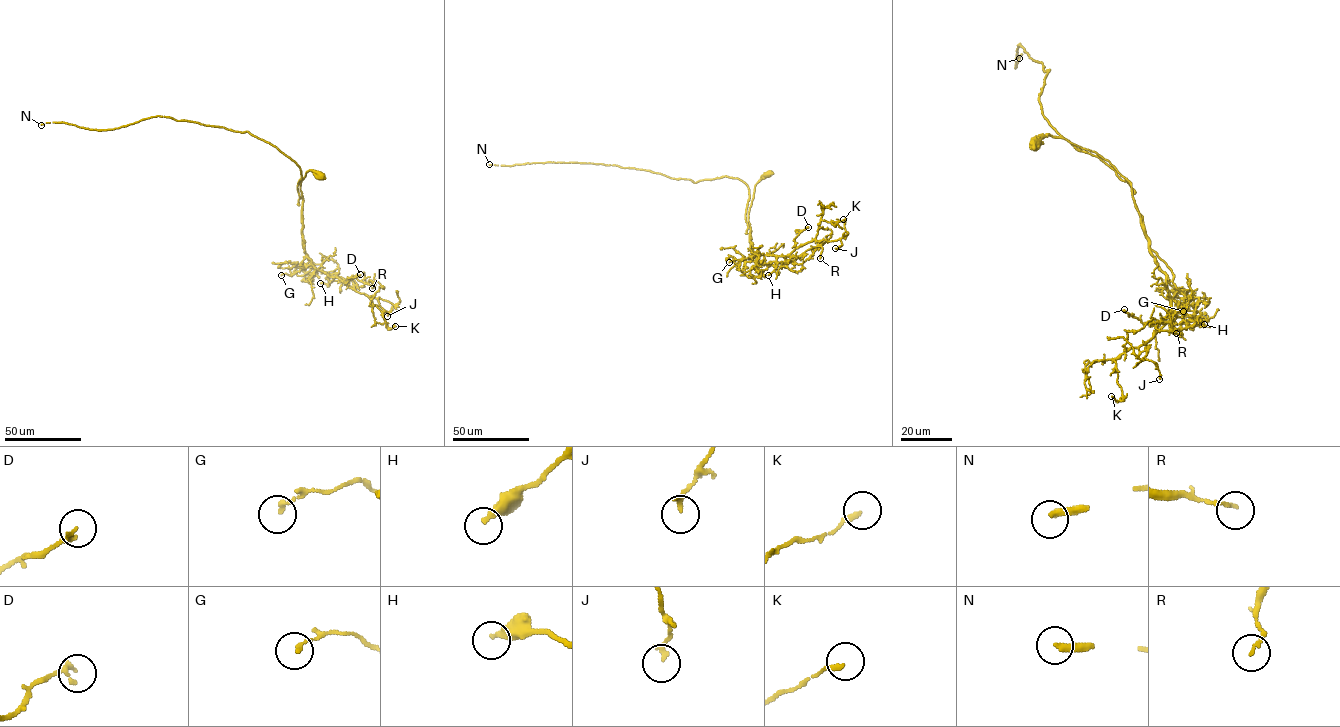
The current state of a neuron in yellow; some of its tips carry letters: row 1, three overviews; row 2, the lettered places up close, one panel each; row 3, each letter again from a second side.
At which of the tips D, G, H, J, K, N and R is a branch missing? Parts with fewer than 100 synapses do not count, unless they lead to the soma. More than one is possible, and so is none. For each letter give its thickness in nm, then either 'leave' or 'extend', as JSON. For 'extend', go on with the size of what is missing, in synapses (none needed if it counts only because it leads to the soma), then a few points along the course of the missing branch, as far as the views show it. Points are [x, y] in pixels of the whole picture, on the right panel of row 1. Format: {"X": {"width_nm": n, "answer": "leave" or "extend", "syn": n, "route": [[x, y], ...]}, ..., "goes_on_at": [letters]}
{"D": {"width_nm": 130, "answer": "leave"}, "G": {"width_nm": 160, "answer": "leave"}, "H": {"width_nm": 280, "answer": "leave"}, "J": {"width_nm": 180, "answer": "leave"}, "K": {"width_nm": 200, "answer": "leave"}, "N": {"width_nm": 300, "answer": "leave"}, "R": {"width_nm": 130, "answer": "leave"}, "goes_on_at": []}

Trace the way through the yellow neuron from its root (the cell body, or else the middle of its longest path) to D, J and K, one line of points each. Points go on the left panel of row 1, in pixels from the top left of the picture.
D: (321, 175), (309, 170), (301, 182), (304, 252), (316, 268), (338, 277), (347, 286), (348, 281), (360, 274)
J: (321, 175), (309, 170), (301, 182), (304, 252), (331, 277), (394, 305), (387, 316)
K: (321, 175), (309, 170), (301, 182), (304, 252), (316, 268), (379, 305), (388, 329), (395, 326)

